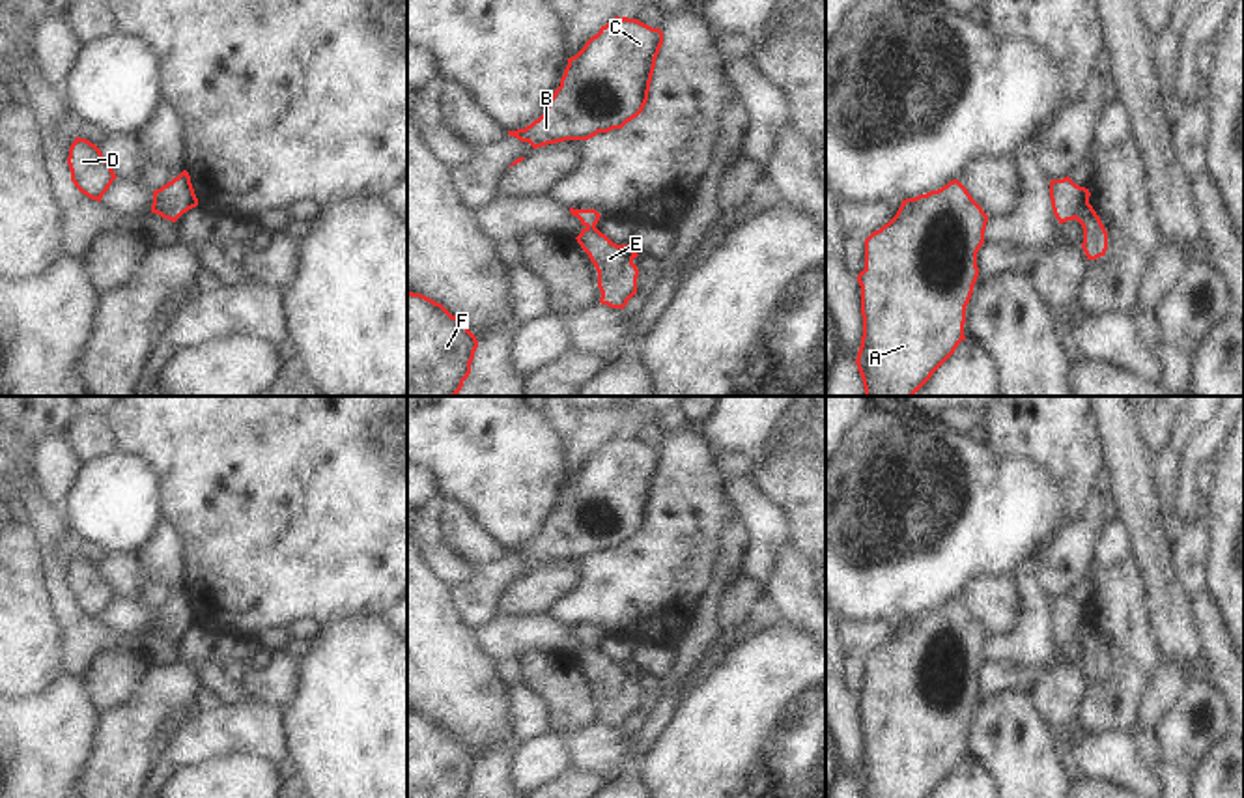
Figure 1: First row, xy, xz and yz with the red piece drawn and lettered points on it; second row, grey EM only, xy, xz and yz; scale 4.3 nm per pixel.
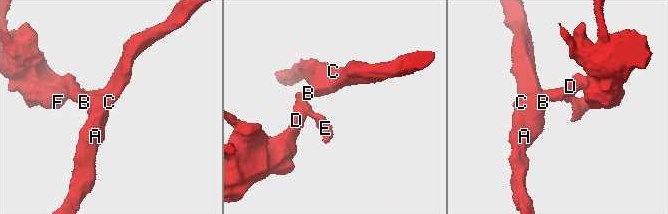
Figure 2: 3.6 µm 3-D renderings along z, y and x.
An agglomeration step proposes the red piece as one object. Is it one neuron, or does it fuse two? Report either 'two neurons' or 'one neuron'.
two neurons

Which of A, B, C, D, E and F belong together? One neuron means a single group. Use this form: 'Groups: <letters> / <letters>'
Groups: A B C D F / E

